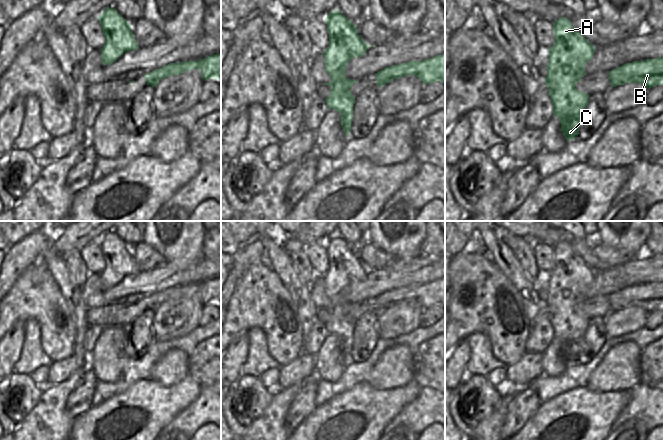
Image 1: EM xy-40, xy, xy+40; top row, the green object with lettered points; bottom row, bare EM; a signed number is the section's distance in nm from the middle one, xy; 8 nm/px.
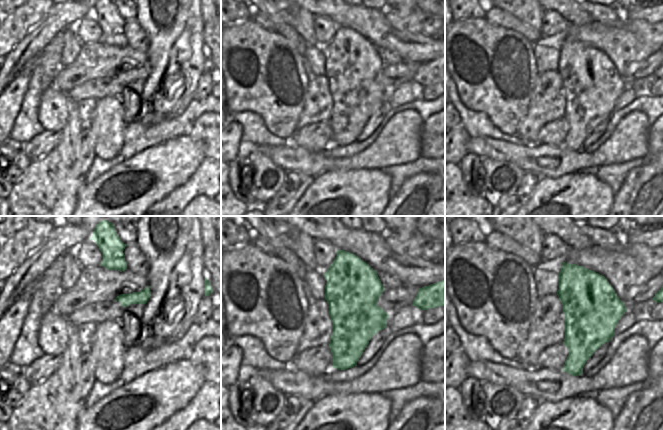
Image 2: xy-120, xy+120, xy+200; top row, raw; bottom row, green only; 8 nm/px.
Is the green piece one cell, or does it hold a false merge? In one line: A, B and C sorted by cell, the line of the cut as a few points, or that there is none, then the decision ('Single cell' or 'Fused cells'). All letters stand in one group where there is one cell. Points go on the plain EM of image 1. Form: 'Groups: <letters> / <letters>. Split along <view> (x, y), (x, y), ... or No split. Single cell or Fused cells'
Groups: A C / B. Split along xy (346, 302), (343, 306), (343, 313), (349, 317). Fused cells.

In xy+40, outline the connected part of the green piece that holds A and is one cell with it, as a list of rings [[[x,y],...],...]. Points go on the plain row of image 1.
[[[562,241],[553,247],[555,266],[549,273],[547,300],[544,303],[553,328],[553,339],[559,342],[561,356],[567,365],[577,363],[583,346],[583,336],[589,326],[589,318],[578,315],[575,308],[585,300],[585,288],[593,282],[595,271],[571,248]]]

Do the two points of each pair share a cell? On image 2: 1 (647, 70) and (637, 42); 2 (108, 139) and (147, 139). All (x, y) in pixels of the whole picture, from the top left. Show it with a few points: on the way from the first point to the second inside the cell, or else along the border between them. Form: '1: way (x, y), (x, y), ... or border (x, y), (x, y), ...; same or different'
1: border (652, 54), (645, 59), (632, 62), (624, 74); different
2: border (127, 124), (123, 131), (123, 146), (110, 159); different

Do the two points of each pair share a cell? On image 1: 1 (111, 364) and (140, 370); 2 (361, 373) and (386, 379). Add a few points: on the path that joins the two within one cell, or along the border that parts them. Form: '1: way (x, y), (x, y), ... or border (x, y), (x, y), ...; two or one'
1: border (127, 357), (122, 375), (117, 380), (106, 383); two
2: border (381, 355), (366, 380); two

